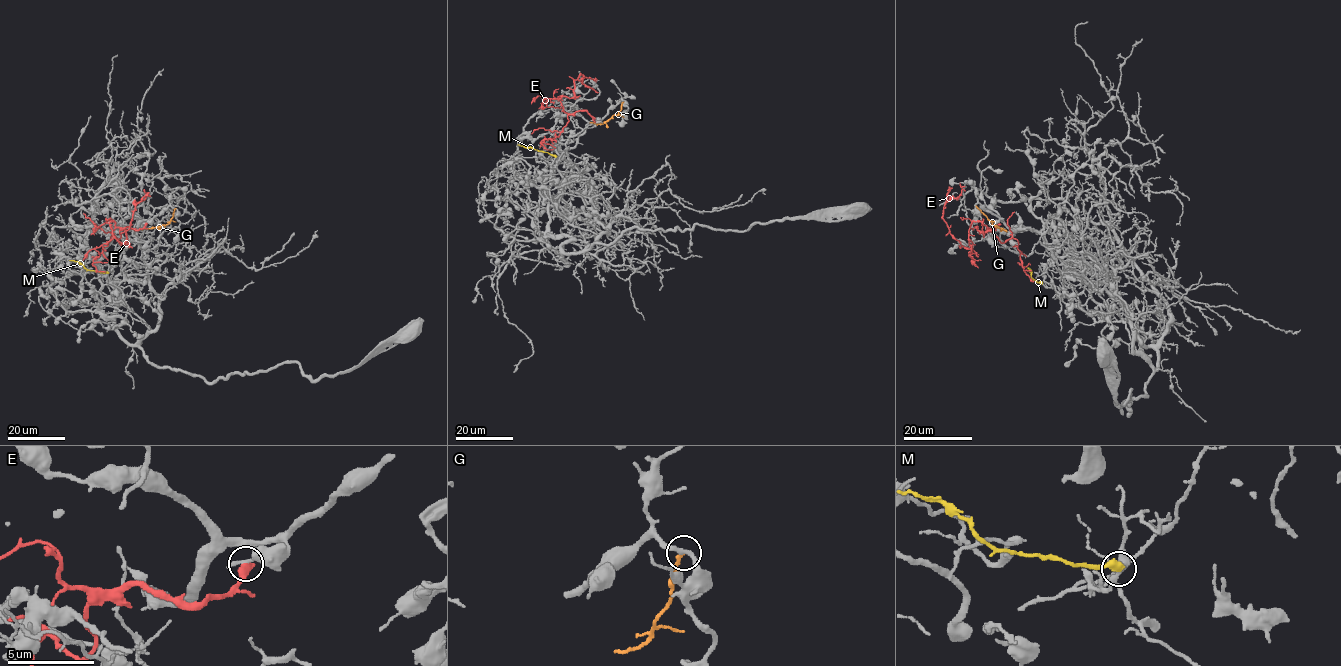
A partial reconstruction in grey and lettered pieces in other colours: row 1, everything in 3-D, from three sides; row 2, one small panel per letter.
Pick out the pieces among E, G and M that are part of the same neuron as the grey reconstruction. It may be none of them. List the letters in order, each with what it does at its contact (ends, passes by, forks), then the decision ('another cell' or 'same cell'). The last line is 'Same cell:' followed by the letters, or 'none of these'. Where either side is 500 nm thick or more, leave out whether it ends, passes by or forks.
E: another cell
G: it ends there; another cell
M: same cell
Same cell: M

